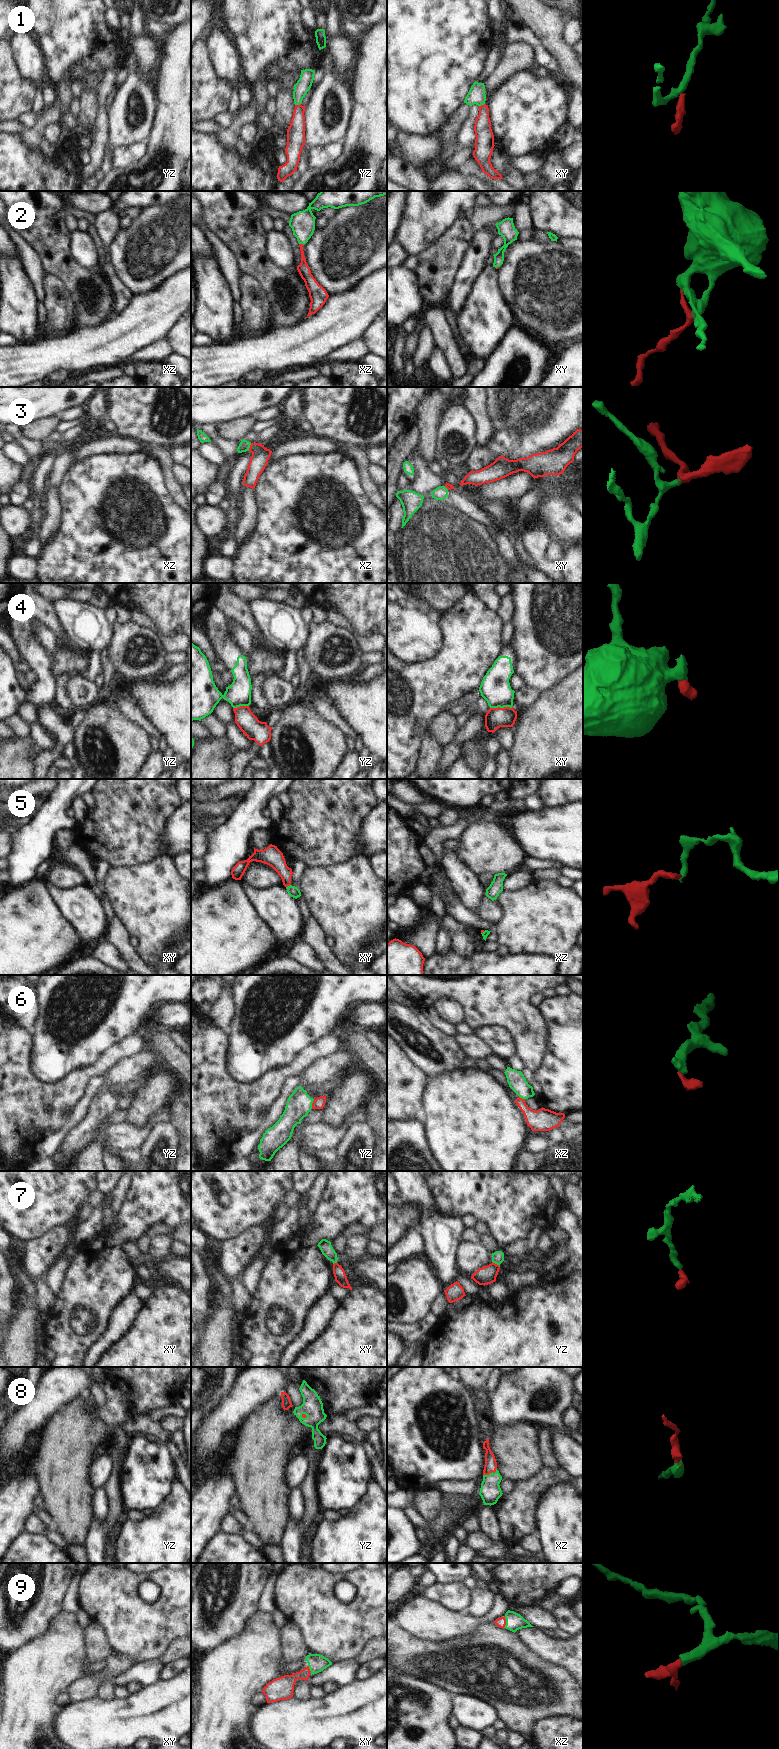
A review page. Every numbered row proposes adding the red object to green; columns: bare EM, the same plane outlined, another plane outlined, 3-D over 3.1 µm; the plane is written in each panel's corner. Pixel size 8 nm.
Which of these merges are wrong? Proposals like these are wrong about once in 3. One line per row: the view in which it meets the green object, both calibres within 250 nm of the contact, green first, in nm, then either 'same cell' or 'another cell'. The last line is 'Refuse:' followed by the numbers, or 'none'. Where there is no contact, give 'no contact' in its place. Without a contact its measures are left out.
1: contact in yz; calibres 120 and 140 nm; same cell
2: contact in xz; calibres 190 and 90 nm; same cell
3: contact in xz; calibres 90 and 140 nm; same cell
4: contact in xy; calibres 240 and 160 nm; another cell
5: contact in xy; calibres 90 and 140 nm; same cell
6: contact in yz; calibres 200 and 90 nm; another cell
7: contact in yz; calibres 100 and 150 nm; same cell
8: contact in xz; calibres 170 and 100 nm; same cell
9: contact in xz; calibres 140 and 80 nm; same cell
Refuse: 4, 6

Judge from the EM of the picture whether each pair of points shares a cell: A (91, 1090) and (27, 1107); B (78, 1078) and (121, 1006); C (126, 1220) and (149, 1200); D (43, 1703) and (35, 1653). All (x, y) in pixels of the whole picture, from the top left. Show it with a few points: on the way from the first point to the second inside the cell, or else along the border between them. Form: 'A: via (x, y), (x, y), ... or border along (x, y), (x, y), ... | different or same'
A: border along (100, 1075), (89, 1081), (83, 1096), (73, 1108) | different
B: border along (104, 1050), (94, 1062), (73, 1065), (64, 1074) | different
C: via (132, 1215), (139, 1206), (143, 1205) | same
D: via (35, 1691), (35, 1665) | same

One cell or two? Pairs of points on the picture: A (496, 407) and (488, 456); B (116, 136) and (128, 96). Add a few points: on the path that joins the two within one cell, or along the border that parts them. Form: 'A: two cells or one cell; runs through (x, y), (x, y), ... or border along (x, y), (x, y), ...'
A: one cell; runs through (499, 419), (499, 441), (496, 444)
B: one cell; runs through (126, 126), (128, 124), (128, 106)

